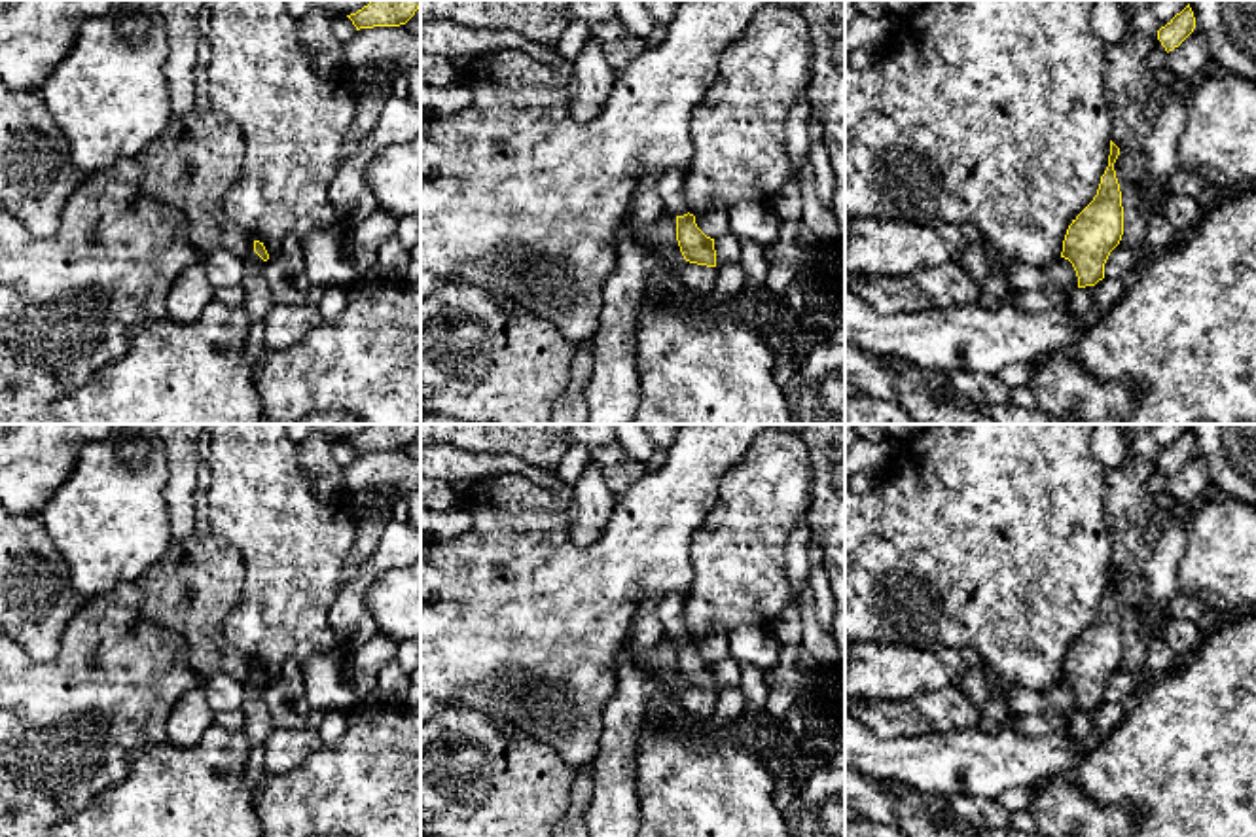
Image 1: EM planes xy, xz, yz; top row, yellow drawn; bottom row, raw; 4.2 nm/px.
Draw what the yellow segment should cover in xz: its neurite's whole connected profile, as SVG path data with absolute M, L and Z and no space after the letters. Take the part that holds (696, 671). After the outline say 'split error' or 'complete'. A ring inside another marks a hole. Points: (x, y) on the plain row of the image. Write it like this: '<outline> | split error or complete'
M676 593L661 595L655 610L667 636L676 642L676 665L686 686L716 691L714 663L707 661L695 648L684 621L684 597Z | split error

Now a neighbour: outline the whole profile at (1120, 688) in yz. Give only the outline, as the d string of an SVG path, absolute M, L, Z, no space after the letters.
M1118 668L1106 687L1104 687L1104 703L1133 703L1135 693L1135 672L1125 668Z

